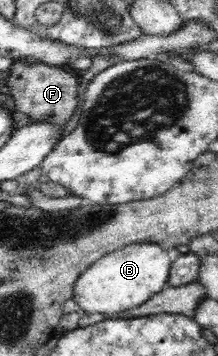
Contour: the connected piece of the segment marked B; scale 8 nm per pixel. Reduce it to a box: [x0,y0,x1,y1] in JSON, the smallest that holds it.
[73,242,177,318]

